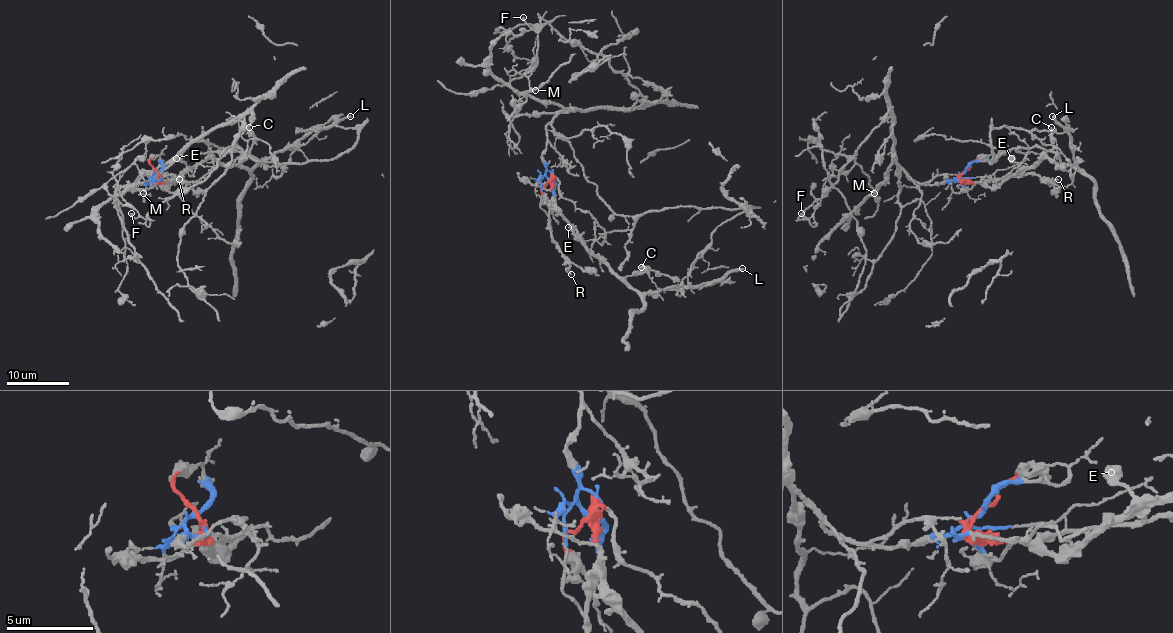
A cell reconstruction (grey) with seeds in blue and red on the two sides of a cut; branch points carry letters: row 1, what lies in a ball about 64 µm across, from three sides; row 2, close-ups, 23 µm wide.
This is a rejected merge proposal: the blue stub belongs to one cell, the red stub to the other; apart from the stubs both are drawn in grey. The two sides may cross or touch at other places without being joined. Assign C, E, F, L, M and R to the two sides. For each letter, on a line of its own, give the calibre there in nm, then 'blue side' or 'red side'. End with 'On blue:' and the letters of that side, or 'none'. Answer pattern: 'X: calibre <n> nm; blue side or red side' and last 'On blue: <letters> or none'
C: calibre 280 nm; red side
E: calibre 600 nm; red side
F: calibre 200 nm; blue side
L: calibre 300 nm; red side
M: calibre 100 nm; blue side
R: calibre 150 nm; red side
On blue: F, M

